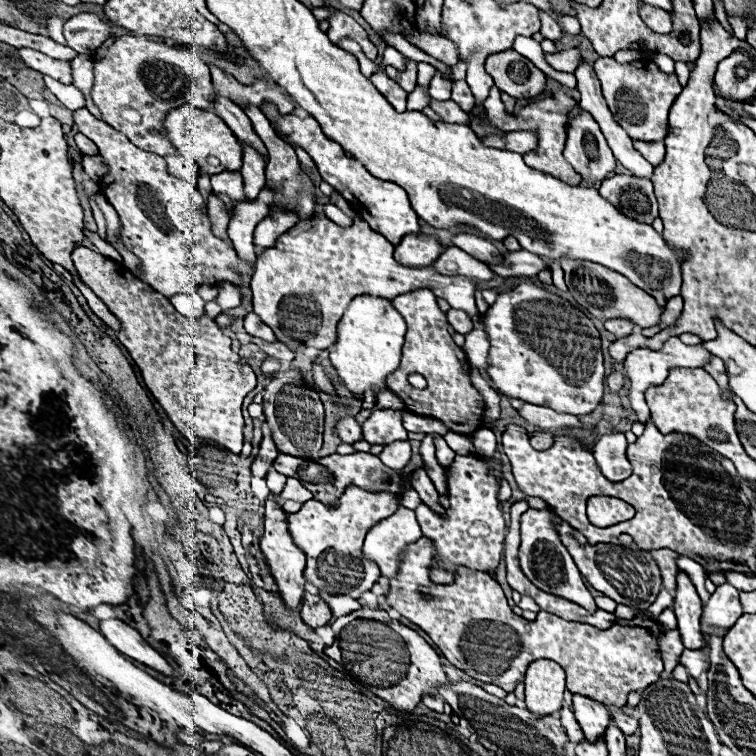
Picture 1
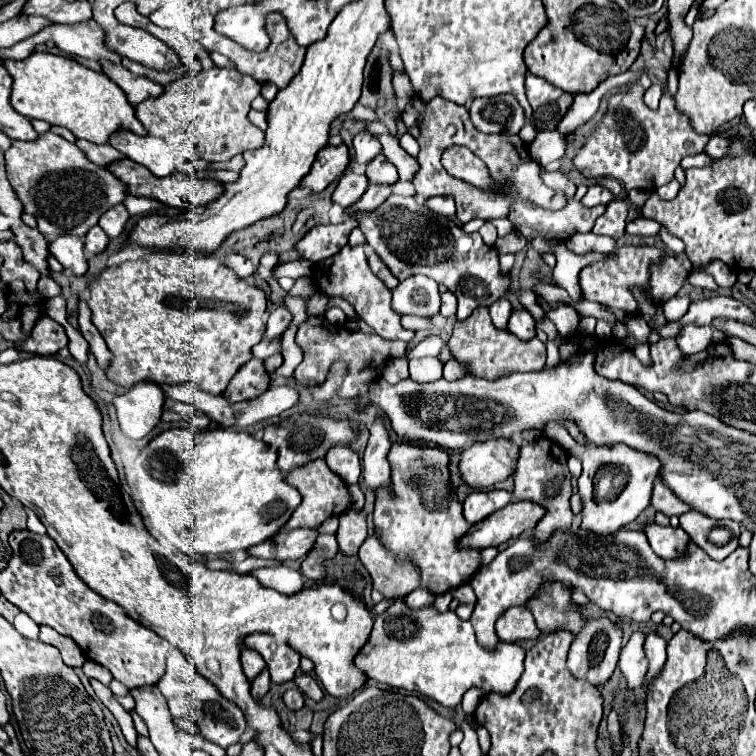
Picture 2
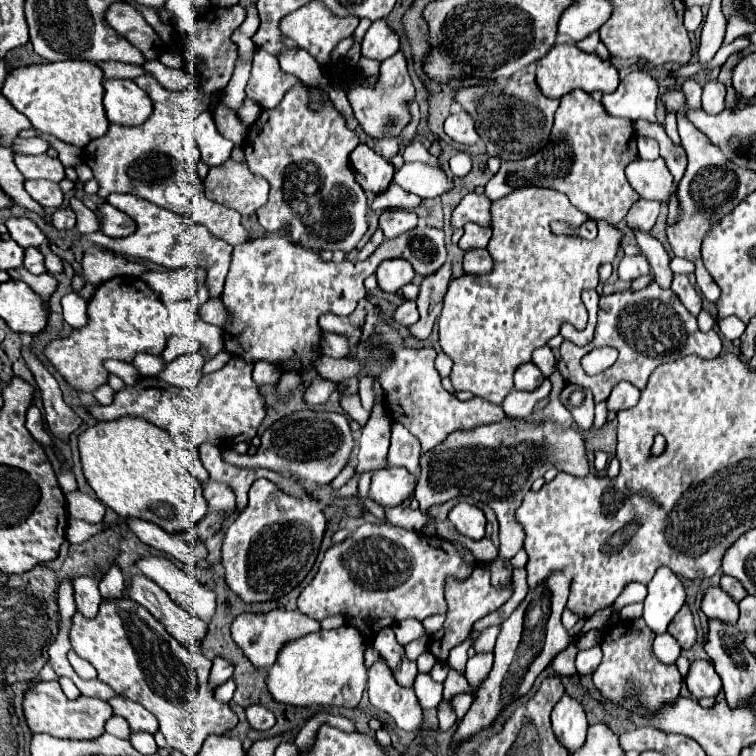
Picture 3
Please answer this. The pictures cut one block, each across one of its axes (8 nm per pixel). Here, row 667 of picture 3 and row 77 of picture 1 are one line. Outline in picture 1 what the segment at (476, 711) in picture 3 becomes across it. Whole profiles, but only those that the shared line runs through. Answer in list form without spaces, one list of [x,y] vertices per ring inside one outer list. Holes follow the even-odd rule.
[[[514,50],[488,56],[486,68],[494,84],[512,98],[532,98],[546,90],[546,74]]]

